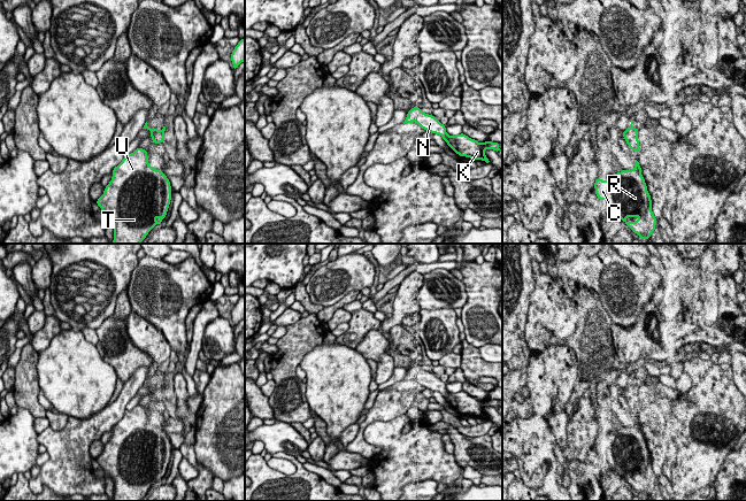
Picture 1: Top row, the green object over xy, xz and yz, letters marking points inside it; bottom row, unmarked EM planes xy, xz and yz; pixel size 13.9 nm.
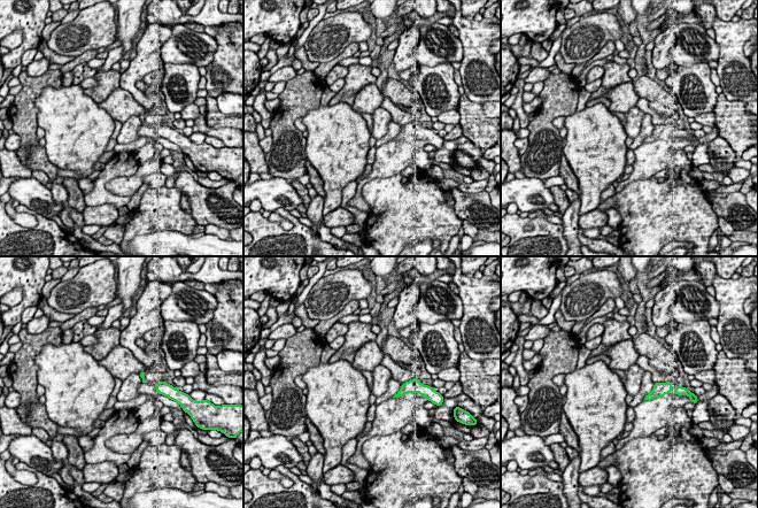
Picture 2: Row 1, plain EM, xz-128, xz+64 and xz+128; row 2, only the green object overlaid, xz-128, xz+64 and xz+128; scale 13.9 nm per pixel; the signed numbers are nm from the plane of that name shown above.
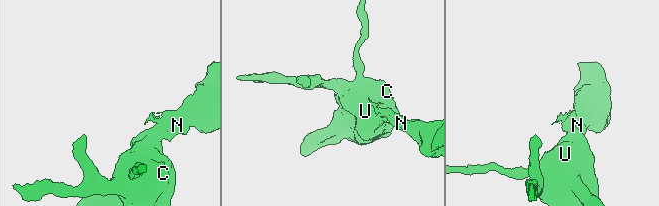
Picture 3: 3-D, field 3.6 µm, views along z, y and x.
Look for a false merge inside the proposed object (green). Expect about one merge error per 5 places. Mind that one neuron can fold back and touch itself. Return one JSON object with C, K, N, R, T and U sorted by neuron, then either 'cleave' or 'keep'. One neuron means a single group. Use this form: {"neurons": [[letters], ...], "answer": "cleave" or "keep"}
{"neurons": [["C", "K", "N", "R", "T", "U"]], "answer": "keep"}

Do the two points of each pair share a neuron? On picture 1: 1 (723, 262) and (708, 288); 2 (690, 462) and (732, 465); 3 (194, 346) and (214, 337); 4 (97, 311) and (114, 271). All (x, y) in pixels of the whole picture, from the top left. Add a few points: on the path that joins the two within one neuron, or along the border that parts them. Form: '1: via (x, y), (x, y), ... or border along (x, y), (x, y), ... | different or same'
1: border along (714, 255), (714, 269), (716, 272) | different
2: border along (733, 449), (723, 459), (716, 478), (713, 482) | different
3: border along (215, 318), (208, 323), (200, 348) | different
4: via (102, 301), (110, 282) | same

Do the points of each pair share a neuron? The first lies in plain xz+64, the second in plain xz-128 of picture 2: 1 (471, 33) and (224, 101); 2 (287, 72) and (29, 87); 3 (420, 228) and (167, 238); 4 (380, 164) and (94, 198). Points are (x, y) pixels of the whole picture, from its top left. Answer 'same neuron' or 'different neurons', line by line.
1: different neurons
2: different neurons
3: different neurons
4: same neuron

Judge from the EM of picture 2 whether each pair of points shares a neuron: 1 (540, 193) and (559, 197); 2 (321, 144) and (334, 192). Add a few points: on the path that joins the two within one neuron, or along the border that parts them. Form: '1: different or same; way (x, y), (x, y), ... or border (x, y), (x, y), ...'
1: different; border (549, 189), (555, 202)
2: same; way (332, 155), (334, 158), (334, 181)

